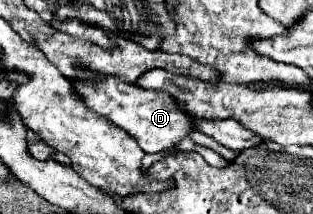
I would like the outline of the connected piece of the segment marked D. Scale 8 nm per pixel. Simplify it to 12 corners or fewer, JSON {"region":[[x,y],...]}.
{"region":[[75,81],[89,109],[163,153],[195,131],[165,91]]}

